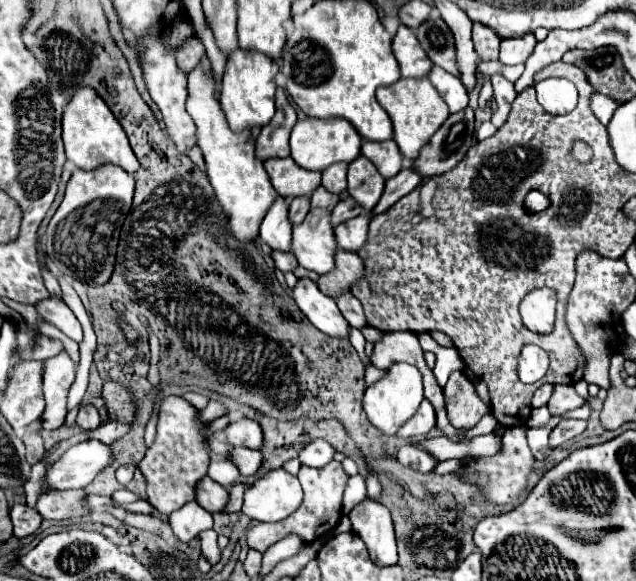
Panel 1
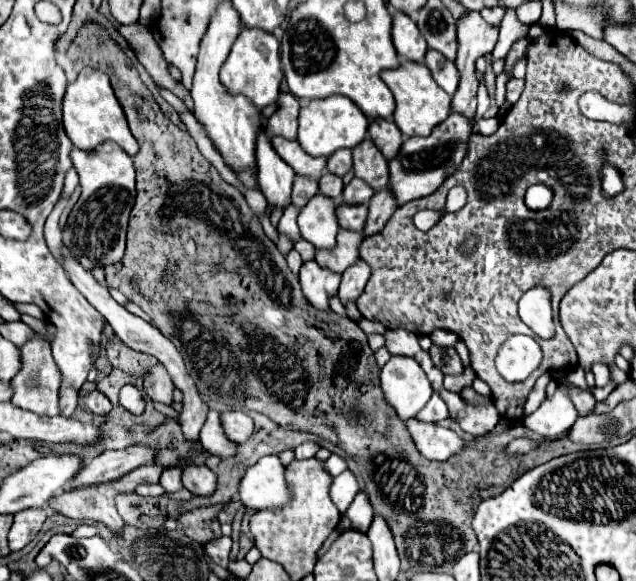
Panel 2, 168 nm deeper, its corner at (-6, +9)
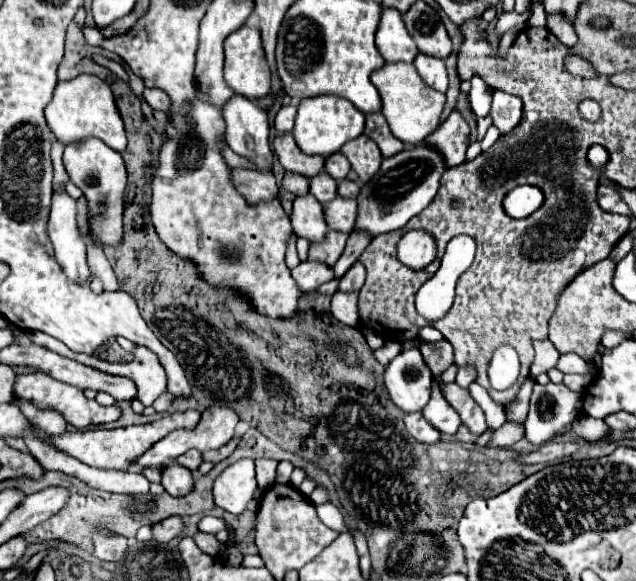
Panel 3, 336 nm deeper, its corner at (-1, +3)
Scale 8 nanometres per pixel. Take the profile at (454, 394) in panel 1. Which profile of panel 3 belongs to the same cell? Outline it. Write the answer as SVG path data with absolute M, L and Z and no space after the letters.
M420 340L418 348L420 348L426 364L430 366L430 370L436 378L454 362L452 346L446 340L440 340L440 342L422 342Z

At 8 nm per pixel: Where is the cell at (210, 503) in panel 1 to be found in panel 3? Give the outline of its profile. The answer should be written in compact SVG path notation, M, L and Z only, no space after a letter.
M172 460L162 468L162 486L170 496L186 496L194 488L194 476L190 470Z

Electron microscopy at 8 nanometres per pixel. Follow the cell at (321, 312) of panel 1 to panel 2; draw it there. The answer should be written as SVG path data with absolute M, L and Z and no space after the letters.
M315 260L305 262L299 270L299 282L303 296L317 310L329 310L329 300L337 294L341 274L327 272Z

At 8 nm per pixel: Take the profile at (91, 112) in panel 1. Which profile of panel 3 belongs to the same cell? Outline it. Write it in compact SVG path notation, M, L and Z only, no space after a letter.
M80 74L72 80L58 82L50 104L44 110L44 116L46 116L50 130L62 144L70 144L70 142L78 142L82 138L94 136L94 138L100 138L102 142L106 142L116 152L124 152L124 148L126 148L124 122L118 114L114 94L112 94L110 86L104 80L100 80L98 76Z

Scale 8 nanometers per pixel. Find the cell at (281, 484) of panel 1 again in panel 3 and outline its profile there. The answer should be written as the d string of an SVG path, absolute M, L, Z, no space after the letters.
M236 460L226 470L222 470L222 474L214 480L214 504L230 514L242 514L246 510L246 504L254 500L256 488L258 484L254 460Z

